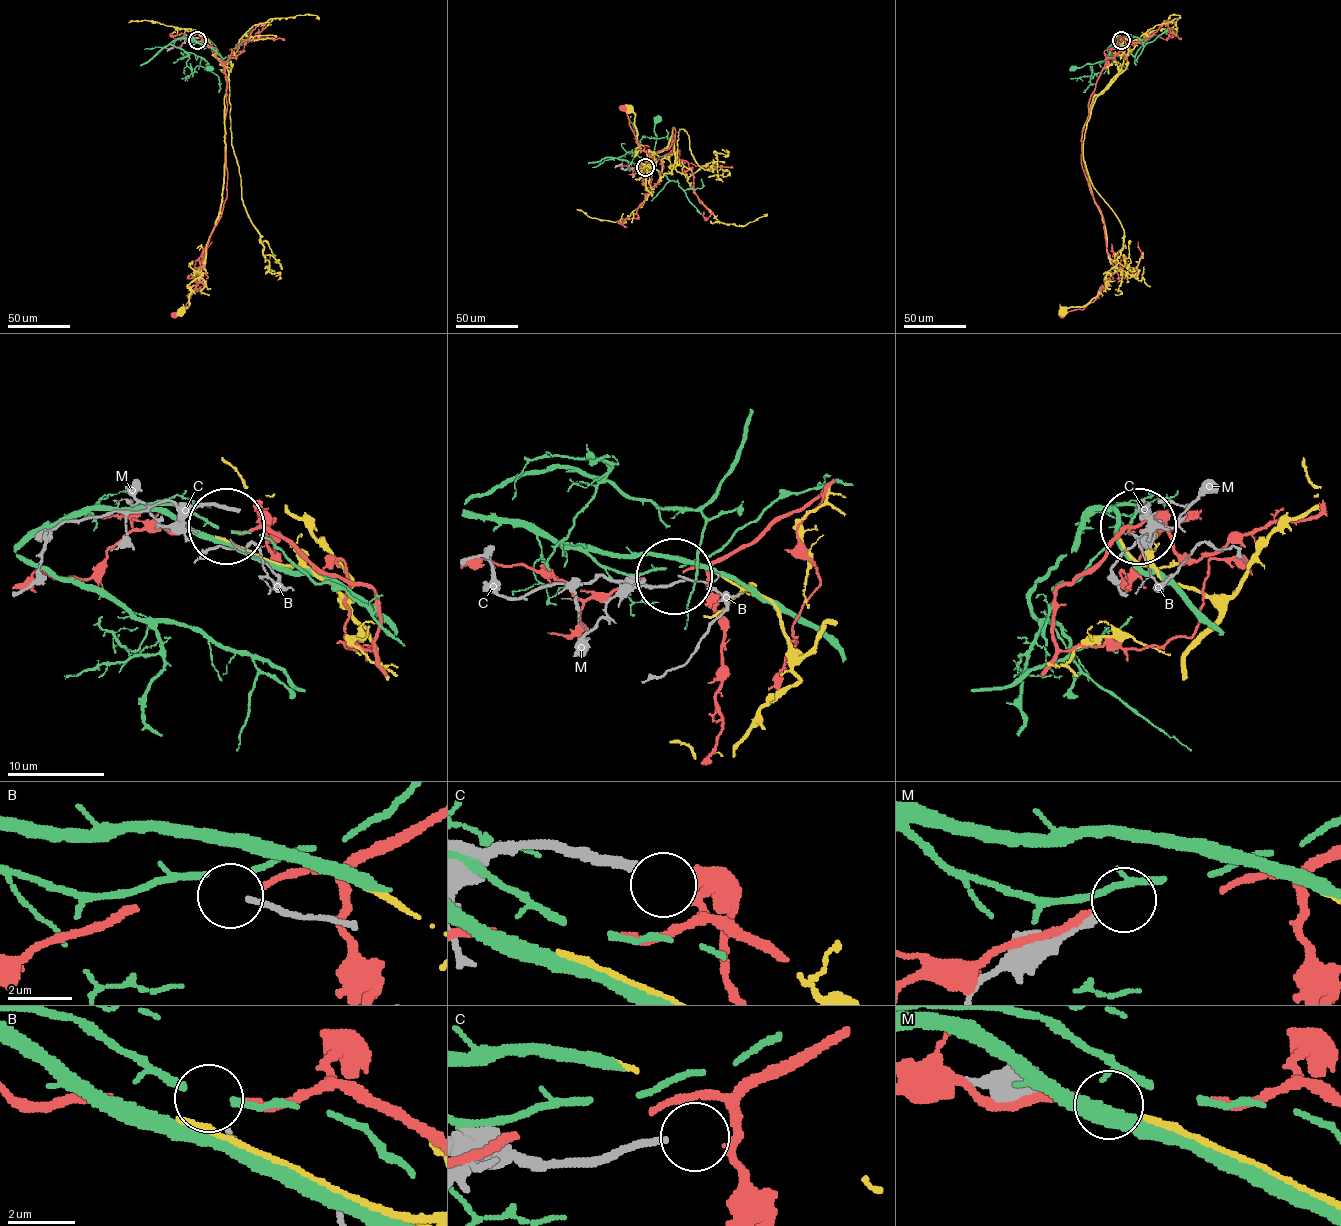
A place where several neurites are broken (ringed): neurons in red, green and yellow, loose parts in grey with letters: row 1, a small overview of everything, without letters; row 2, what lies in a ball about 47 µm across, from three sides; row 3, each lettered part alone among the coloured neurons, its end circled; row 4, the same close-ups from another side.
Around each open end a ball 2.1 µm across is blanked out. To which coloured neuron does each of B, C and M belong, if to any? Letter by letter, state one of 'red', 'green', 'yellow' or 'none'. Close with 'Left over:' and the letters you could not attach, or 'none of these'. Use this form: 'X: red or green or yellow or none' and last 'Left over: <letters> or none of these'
B: green
C: none
M: none
Left over: C, M

